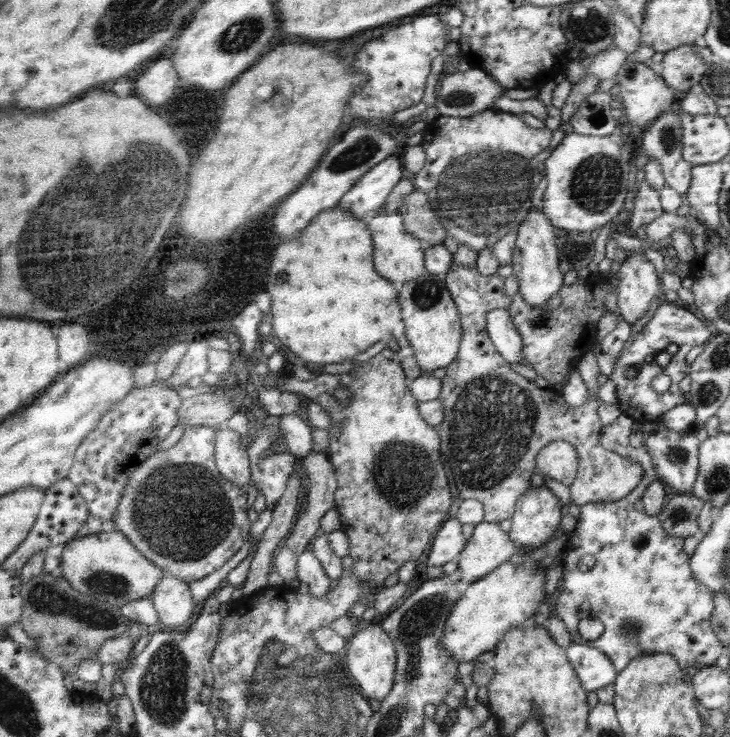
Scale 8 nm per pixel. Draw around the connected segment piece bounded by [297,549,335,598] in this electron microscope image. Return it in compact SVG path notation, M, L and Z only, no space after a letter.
M311 549L299 557L297 572L304 588L317 598L323 598L335 585L334 580L326 573L323 563Z

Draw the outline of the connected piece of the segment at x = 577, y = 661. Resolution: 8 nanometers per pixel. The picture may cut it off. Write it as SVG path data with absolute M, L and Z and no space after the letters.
M570 643L565 648L568 662L580 679L581 686L588 691L596 691L612 684L618 671L610 658L590 645Z

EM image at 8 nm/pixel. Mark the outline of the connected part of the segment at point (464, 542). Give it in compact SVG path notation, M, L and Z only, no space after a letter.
M450 519L434 540L434 548L429 556L430 567L444 567L452 562L459 562L466 551L469 539L464 534L464 523Z

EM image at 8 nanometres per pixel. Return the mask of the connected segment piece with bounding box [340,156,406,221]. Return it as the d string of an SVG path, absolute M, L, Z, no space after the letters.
M398 156L384 160L366 172L362 179L344 195L341 206L346 213L364 221L368 212L381 212L392 190L404 180L405 161Z

